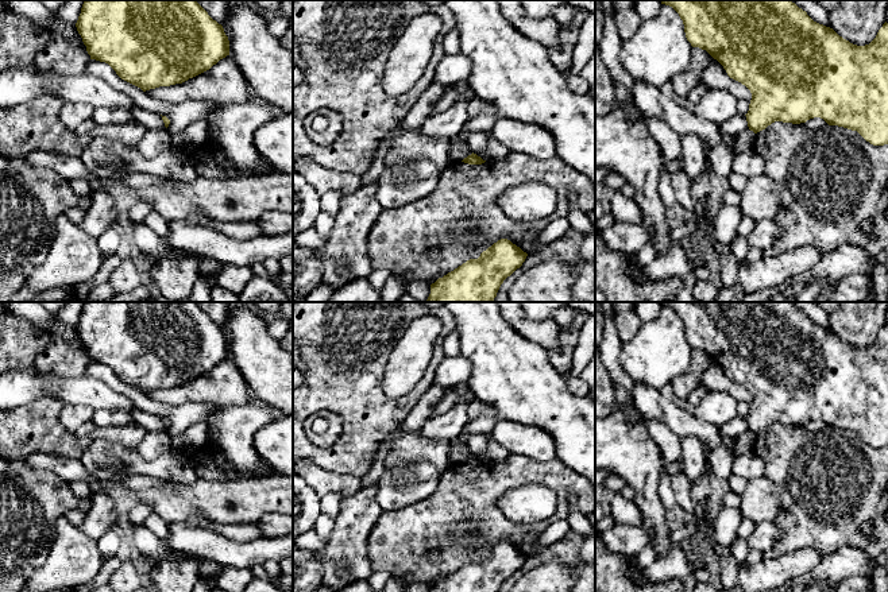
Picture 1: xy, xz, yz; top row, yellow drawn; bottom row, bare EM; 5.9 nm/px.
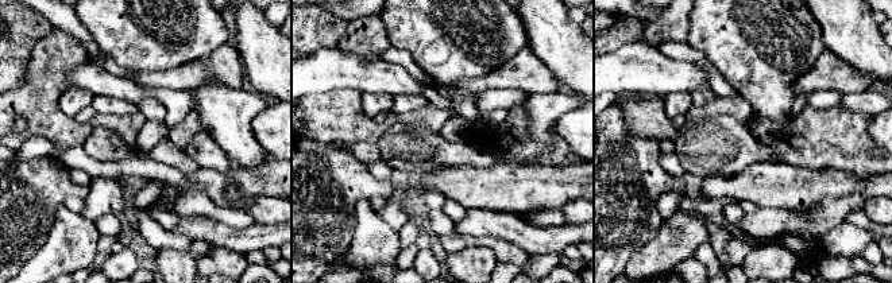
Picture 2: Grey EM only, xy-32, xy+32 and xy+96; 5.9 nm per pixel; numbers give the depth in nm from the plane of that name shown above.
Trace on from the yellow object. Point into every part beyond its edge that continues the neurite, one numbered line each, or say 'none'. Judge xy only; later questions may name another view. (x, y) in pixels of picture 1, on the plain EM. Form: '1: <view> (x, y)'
none

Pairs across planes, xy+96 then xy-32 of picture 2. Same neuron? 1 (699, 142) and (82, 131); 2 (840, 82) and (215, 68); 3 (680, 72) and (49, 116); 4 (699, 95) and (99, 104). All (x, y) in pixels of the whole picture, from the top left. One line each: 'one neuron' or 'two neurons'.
1: two neurons
2: one neuron
3: two neurons
4: one neuron

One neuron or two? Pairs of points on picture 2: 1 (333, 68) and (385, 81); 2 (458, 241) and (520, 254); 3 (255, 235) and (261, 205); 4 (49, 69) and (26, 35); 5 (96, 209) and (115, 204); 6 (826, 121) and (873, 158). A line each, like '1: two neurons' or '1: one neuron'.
1: one neuron
2: one neuron
3: two neurons
4: two neurons
5: one neuron
6: one neuron

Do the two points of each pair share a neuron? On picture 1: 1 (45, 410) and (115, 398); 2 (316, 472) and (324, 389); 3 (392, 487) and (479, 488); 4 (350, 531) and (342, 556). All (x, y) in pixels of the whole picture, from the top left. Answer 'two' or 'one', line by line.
1: two
2: two
3: two
4: one

